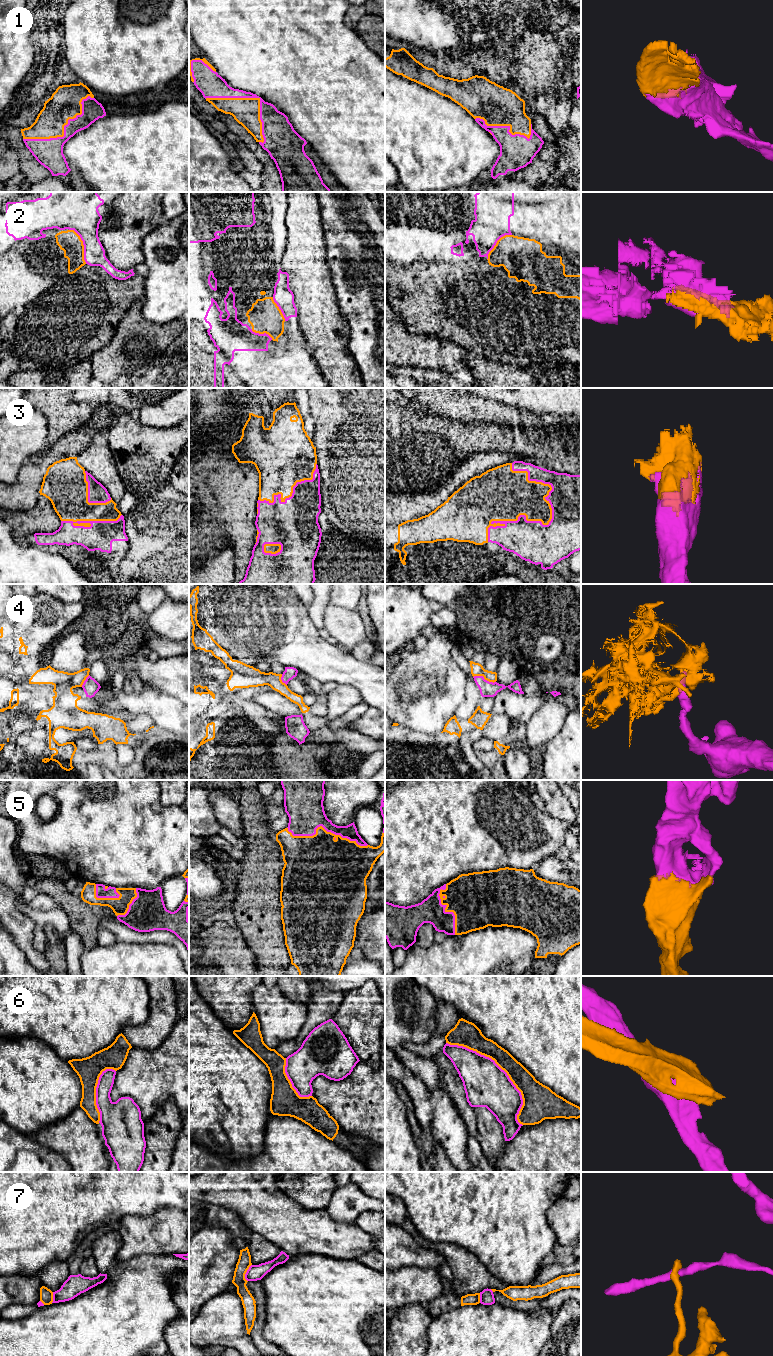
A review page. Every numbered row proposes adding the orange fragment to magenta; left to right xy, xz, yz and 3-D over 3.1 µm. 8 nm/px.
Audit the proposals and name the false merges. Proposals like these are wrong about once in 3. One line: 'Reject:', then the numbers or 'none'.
Reject: 4, 6, 7

